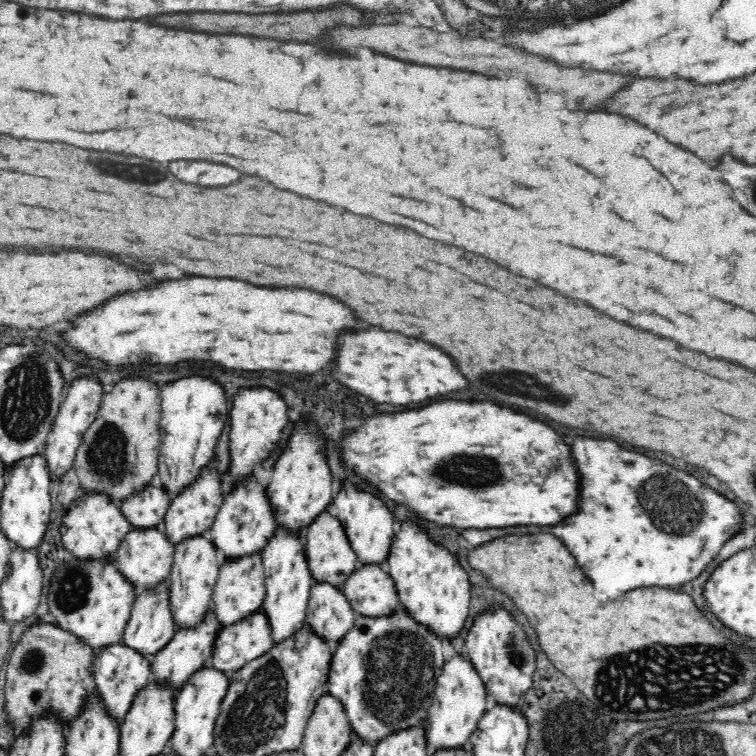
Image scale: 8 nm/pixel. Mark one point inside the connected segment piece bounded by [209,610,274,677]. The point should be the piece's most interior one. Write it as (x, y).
(235, 646)

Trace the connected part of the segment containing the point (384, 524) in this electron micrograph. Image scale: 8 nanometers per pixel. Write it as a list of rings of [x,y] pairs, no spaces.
[[[354,486],[342,488],[333,501],[338,508],[337,519],[344,527],[346,538],[352,547],[352,552],[356,555],[358,566],[376,565],[385,569],[395,537],[392,529],[394,518],[390,516],[388,508],[380,500],[376,500],[374,496],[358,492],[358,488],[354,488]]]

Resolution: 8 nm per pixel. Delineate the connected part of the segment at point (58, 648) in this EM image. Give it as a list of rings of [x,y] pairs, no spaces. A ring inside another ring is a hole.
[[[40,622],[26,628],[20,642],[12,650],[6,666],[4,712],[9,726],[14,730],[16,728],[24,730],[19,735],[22,736],[33,729],[35,722],[32,720],[54,718],[64,732],[70,729],[71,724],[78,720],[97,698],[96,683],[93,678],[95,654],[93,650],[88,649],[88,646],[82,646],[72,634],[60,629],[56,624]]]

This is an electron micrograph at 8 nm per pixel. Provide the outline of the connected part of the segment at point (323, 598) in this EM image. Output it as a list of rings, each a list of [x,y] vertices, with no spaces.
[[[314,583],[306,615],[306,624],[321,642],[334,648],[355,625],[354,610],[344,593],[328,584]]]

